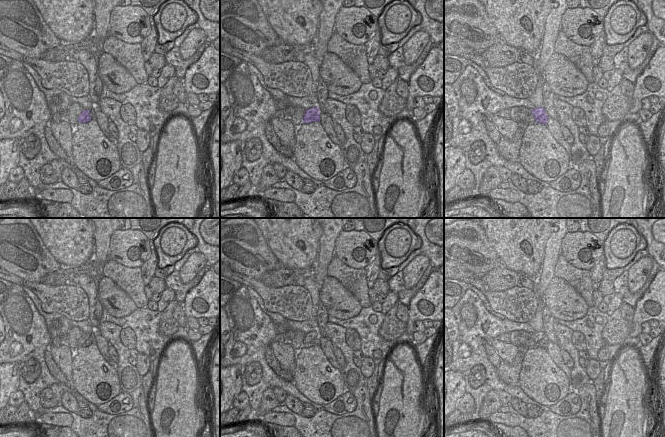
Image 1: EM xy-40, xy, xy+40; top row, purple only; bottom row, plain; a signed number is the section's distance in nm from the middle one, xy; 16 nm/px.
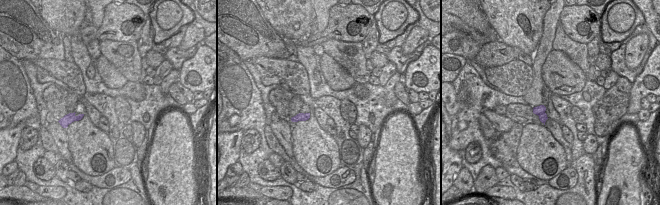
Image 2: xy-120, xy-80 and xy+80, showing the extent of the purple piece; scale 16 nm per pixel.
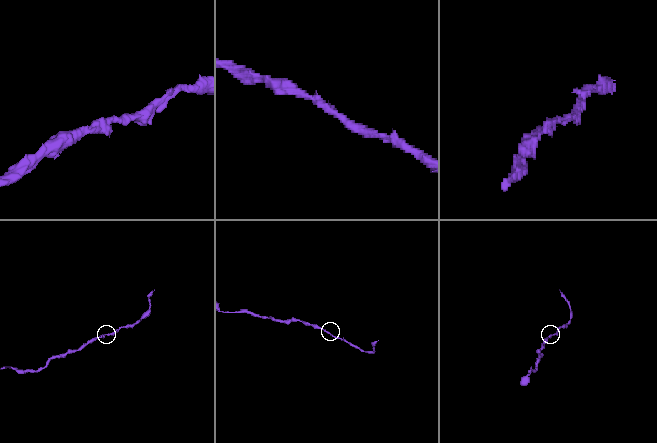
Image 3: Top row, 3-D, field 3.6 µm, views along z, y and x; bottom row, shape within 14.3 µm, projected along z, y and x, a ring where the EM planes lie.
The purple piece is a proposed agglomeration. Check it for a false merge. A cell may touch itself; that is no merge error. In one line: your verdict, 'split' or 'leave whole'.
leave whole

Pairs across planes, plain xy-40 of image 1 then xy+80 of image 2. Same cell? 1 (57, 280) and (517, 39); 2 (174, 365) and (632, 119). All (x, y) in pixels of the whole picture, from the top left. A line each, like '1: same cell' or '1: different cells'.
1: different cells
2: different cells

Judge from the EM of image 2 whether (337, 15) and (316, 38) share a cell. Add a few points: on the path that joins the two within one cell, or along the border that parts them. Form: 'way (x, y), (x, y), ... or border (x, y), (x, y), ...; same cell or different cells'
way (335, 22), (335, 25), (323, 37); same cell

